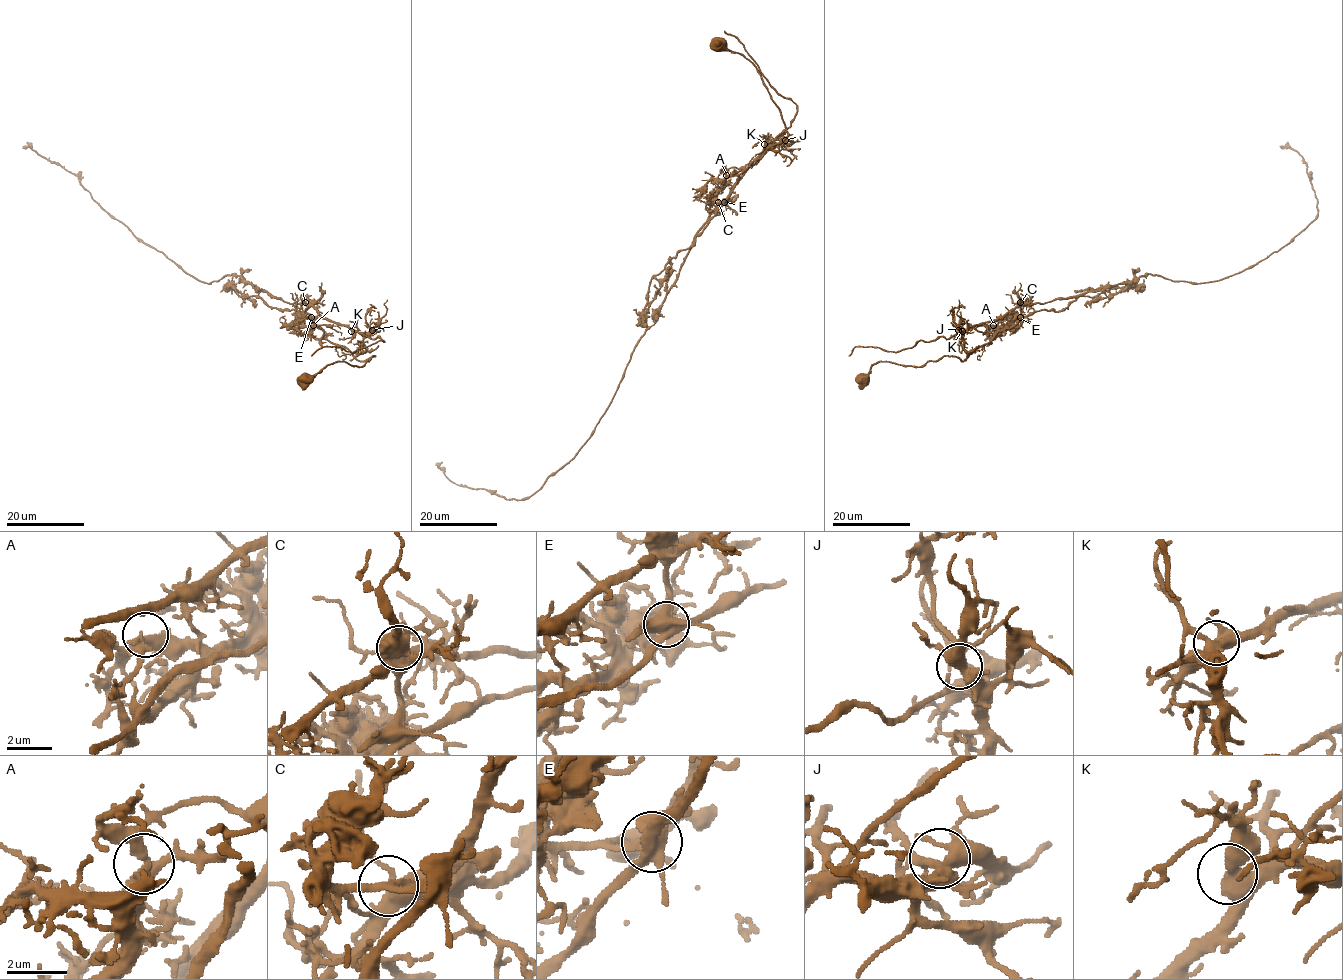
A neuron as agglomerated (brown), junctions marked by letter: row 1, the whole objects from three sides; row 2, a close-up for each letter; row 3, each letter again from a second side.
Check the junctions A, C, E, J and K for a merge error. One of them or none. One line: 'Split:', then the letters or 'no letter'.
Split: E

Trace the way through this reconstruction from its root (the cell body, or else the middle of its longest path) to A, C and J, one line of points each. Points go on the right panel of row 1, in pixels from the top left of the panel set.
A: (863, 378), (873, 364), (880, 361), (922, 366), (944, 356), (963, 360), (991, 339), (993, 325)
C: (863, 378), (873, 364), (880, 361), (922, 366), (944, 356), (963, 360), (999, 331), (1017, 322), (1020, 302)
J: (863, 378), (880, 361), (922, 366), (944, 356), (963, 360), (968, 353), (958, 330)

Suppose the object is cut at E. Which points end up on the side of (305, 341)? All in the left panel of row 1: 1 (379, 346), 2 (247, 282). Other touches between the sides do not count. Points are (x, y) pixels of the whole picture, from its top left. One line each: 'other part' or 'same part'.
1: other part
2: other part

